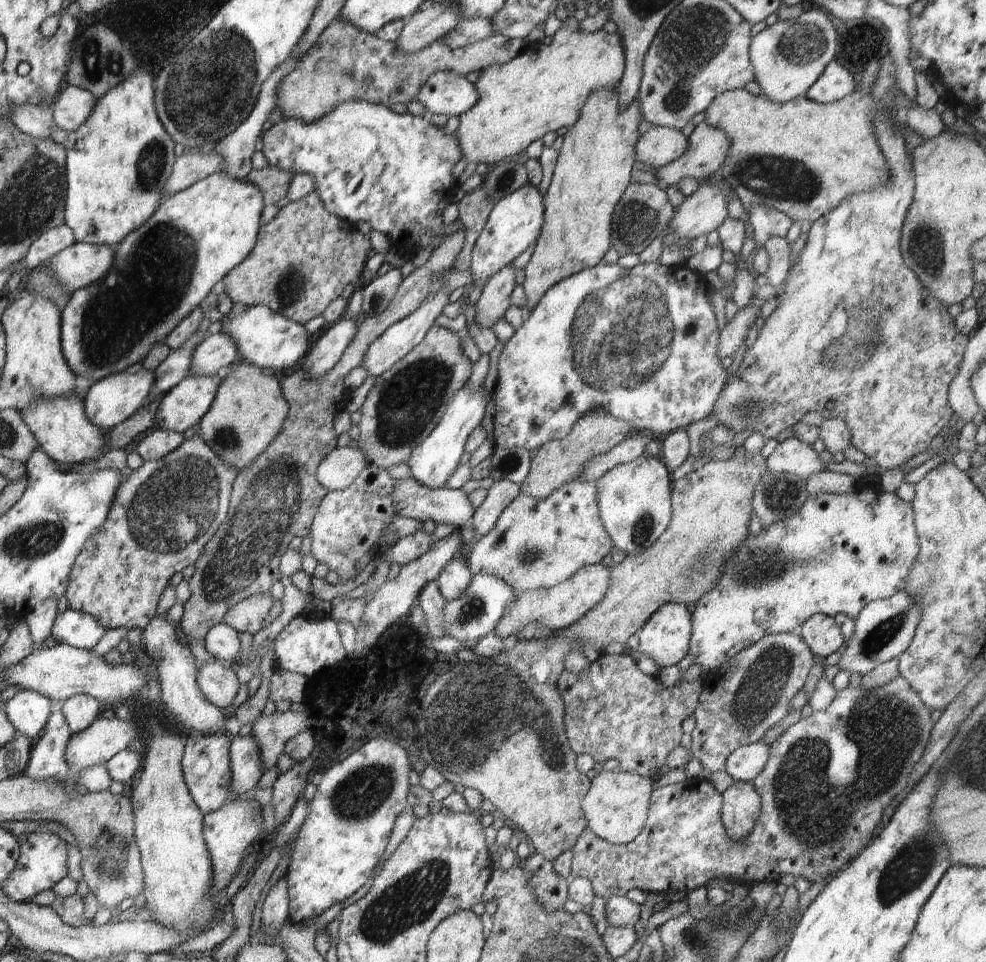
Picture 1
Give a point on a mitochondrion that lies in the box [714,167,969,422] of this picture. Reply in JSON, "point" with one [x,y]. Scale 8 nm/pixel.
{"point":[853,338]}

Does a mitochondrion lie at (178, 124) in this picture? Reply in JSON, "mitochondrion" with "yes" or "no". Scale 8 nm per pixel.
{"mitochondrion":"yes"}

